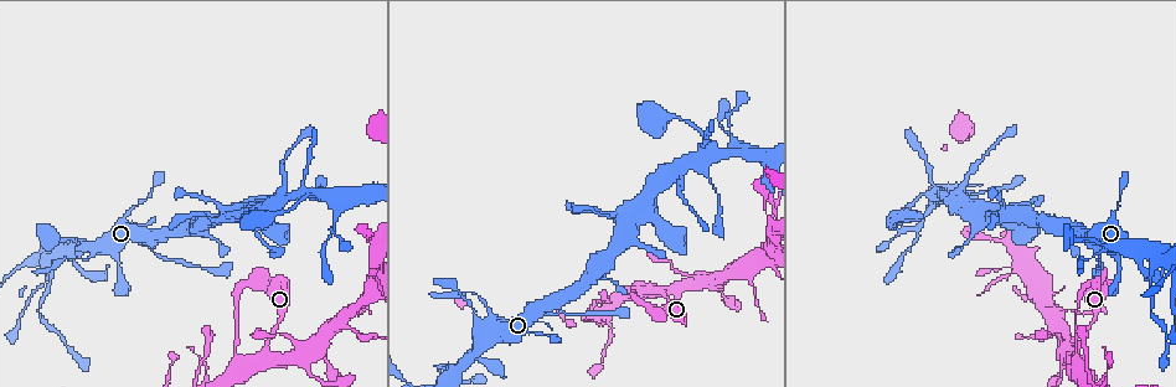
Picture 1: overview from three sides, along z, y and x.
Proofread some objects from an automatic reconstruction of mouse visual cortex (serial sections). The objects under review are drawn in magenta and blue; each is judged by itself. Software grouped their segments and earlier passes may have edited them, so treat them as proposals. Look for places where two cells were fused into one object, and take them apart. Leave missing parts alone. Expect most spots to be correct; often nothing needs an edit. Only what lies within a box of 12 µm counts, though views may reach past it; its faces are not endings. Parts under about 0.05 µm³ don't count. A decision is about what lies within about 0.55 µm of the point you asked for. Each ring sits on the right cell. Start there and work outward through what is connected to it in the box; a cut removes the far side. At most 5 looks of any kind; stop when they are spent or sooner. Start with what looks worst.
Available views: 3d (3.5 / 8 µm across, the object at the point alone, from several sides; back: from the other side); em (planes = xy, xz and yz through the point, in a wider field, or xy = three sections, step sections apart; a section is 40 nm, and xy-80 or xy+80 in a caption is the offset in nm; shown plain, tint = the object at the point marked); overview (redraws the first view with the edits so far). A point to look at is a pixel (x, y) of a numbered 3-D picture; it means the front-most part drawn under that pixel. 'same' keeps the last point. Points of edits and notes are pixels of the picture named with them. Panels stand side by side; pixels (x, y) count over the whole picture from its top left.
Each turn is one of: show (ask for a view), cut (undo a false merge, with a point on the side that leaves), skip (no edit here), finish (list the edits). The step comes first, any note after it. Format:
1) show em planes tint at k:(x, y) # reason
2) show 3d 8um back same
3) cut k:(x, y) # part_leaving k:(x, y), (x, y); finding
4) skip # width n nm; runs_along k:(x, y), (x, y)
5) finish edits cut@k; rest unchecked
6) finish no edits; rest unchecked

show 3d 3.5um at 1:(266, 352) # three arms meet

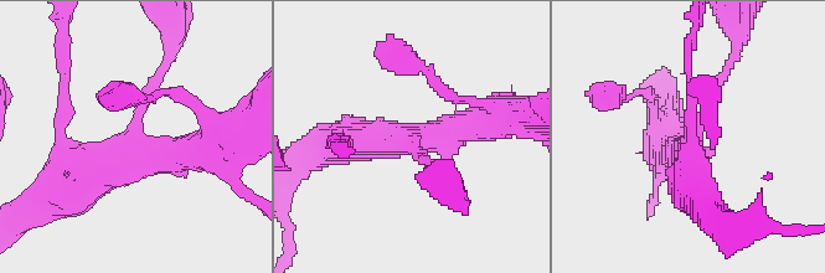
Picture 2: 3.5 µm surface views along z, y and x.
show em xy step 5 tint at 2:(138, 137) # arms 3; arm_widths 150, 400, 500 nm; now the EM

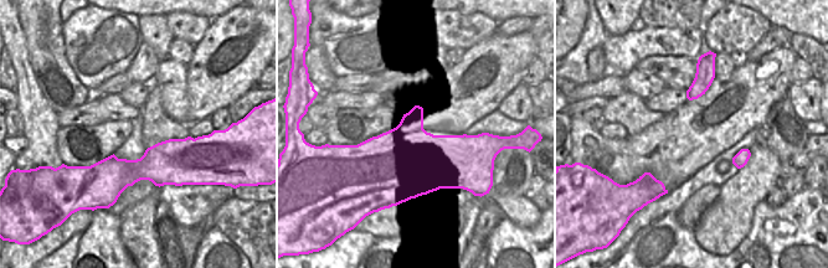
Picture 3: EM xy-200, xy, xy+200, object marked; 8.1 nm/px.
skip # runs_along 2:(726, 71), (689, 155), (673, 147); one cell here

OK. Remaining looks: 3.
show 3d 3.5um at 1:(59, 254) # sharp bend

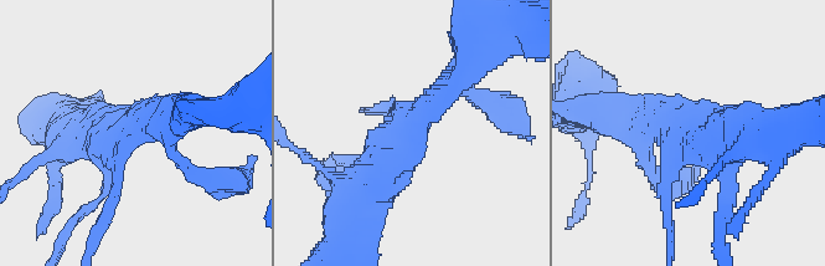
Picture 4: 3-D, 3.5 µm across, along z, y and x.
skip # runs_along 4:(472, 55), (377, 172); one cell here

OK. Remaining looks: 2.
finish no edits; rest unchecked

